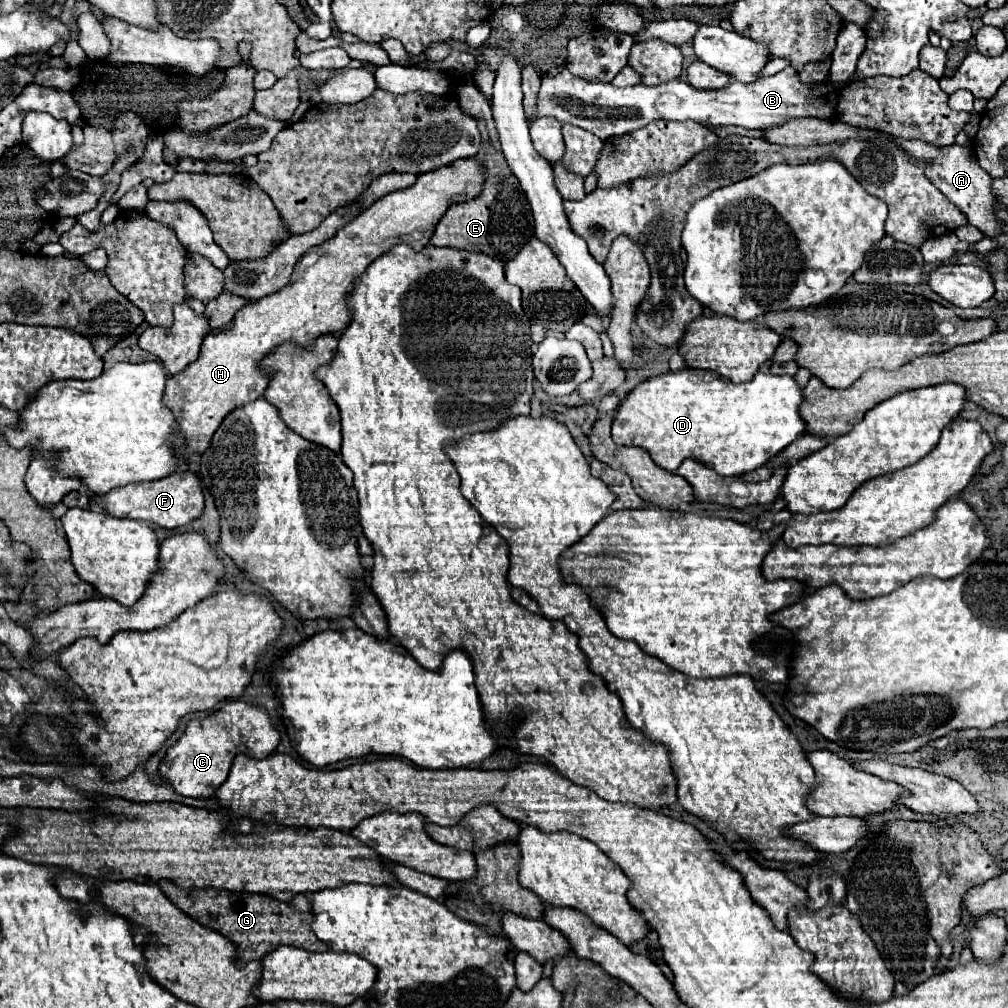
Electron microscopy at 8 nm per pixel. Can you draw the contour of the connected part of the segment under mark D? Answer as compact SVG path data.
M710 370L666 372L640 382L622 400L612 422L612 440L622 446L644 448L652 460L668 472L674 472L682 460L692 458L710 466L720 476L740 476L768 464L770 458L782 452L804 432L804 422L798 412L800 404L802 388L792 376L756 372L750 382L732 384Z

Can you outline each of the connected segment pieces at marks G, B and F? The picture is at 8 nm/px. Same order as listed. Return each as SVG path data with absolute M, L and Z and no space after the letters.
M162 880L158 882L158 886L164 892L164 896L170 898L170 902L178 906L186 916L226 936L238 948L236 964L240 968L244 968L250 960L260 960L264 954L276 950L282 944L314 952L328 950L328 946L322 940L318 940L310 928L314 922L314 912L312 912L312 902L306 894L294 896L292 902L278 902L262 894L244 894L226 890L182 890L170 880Z
M788 66L782 72L760 78L754 84L732 82L724 90L704 92L682 80L670 80L658 86L630 86L614 88L610 82L588 82L572 76L568 68L554 68L542 78L538 94L538 116L552 116L562 124L572 124L582 130L596 134L602 140L612 136L622 136L644 128L654 120L694 120L708 122L712 126L742 126L754 130L768 130L784 124L792 118L832 118L836 116L836 106L840 92L848 82L834 82L826 76L818 84L804 84L798 78L796 68Z
M180 470L152 482L122 486L102 496L102 500L106 502L106 510L116 518L144 520L166 530L188 526L192 520L196 520L204 512L204 494L200 492L200 480L190 470Z

